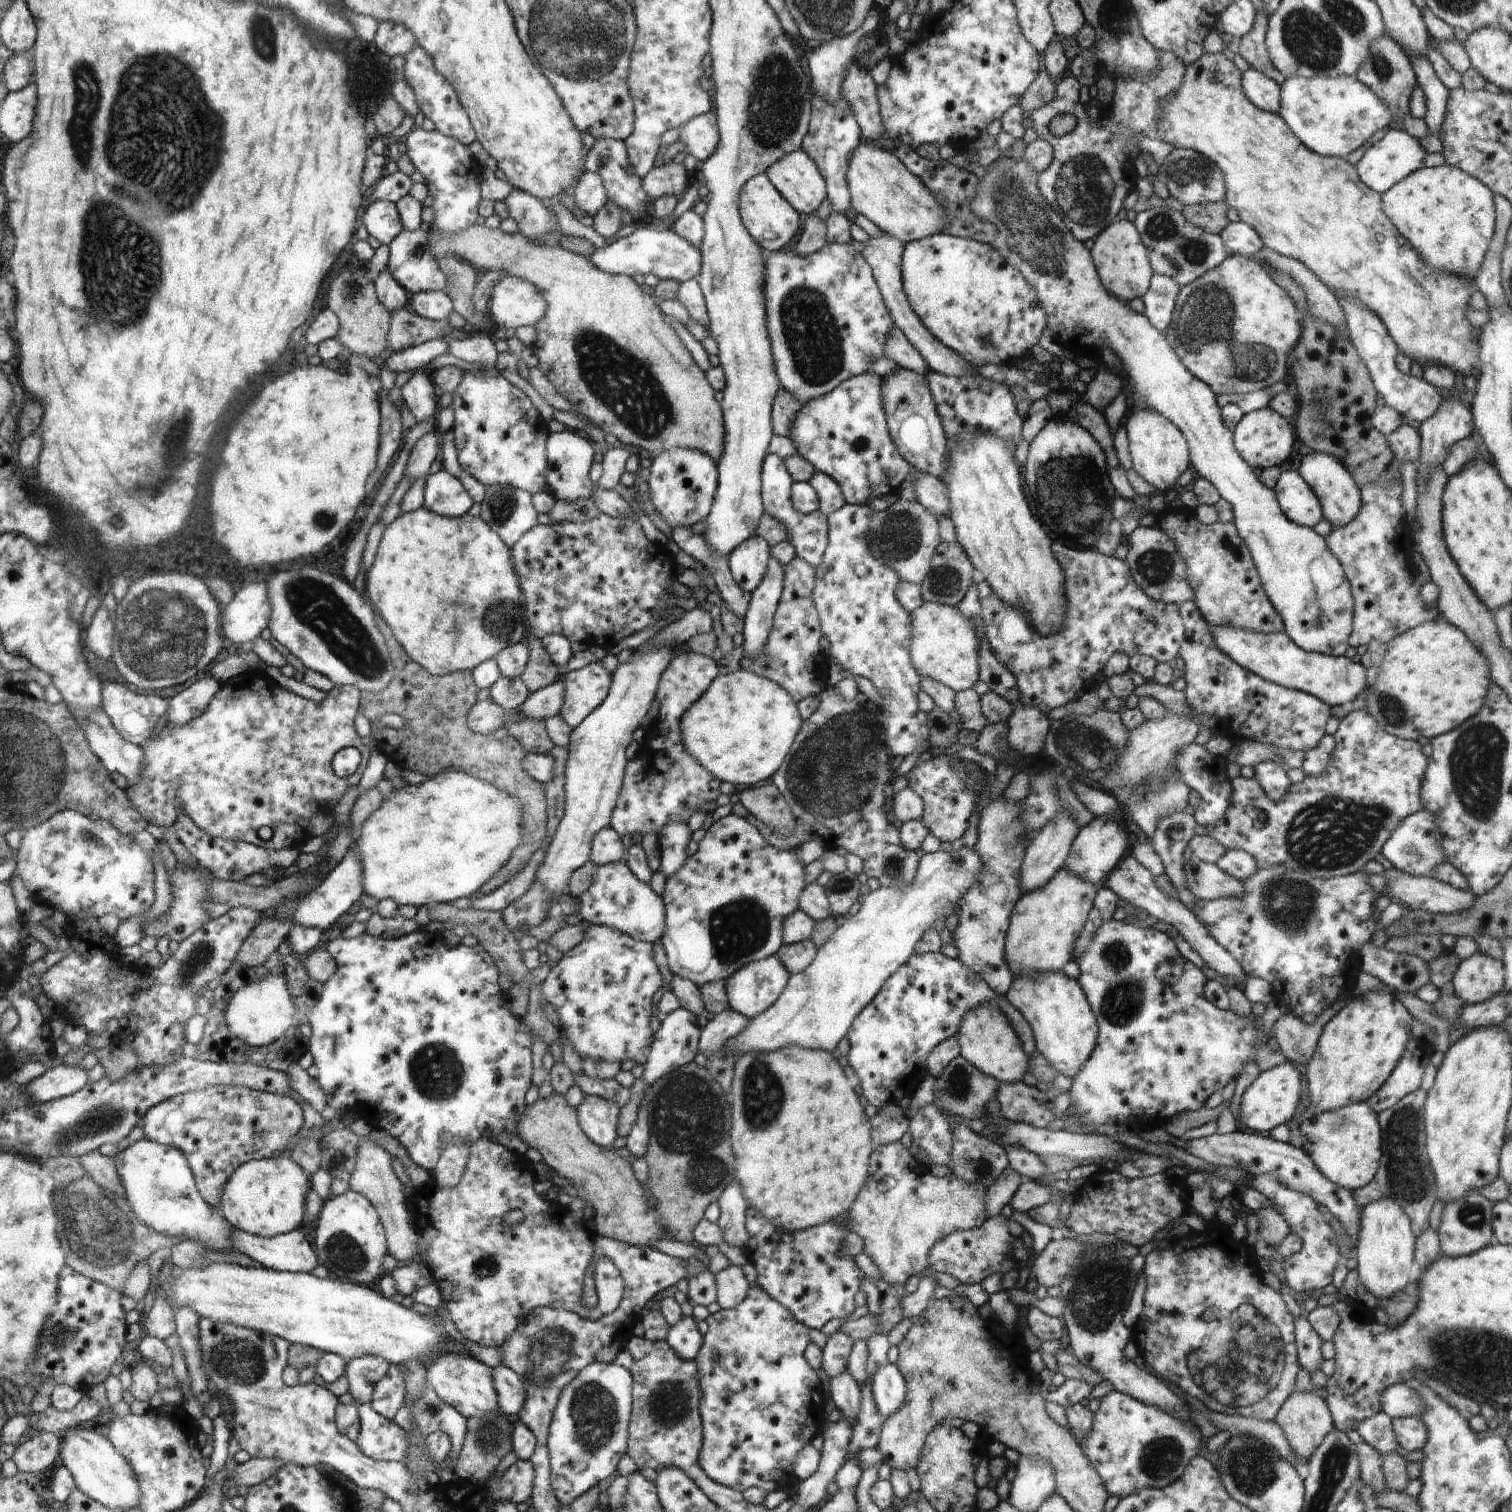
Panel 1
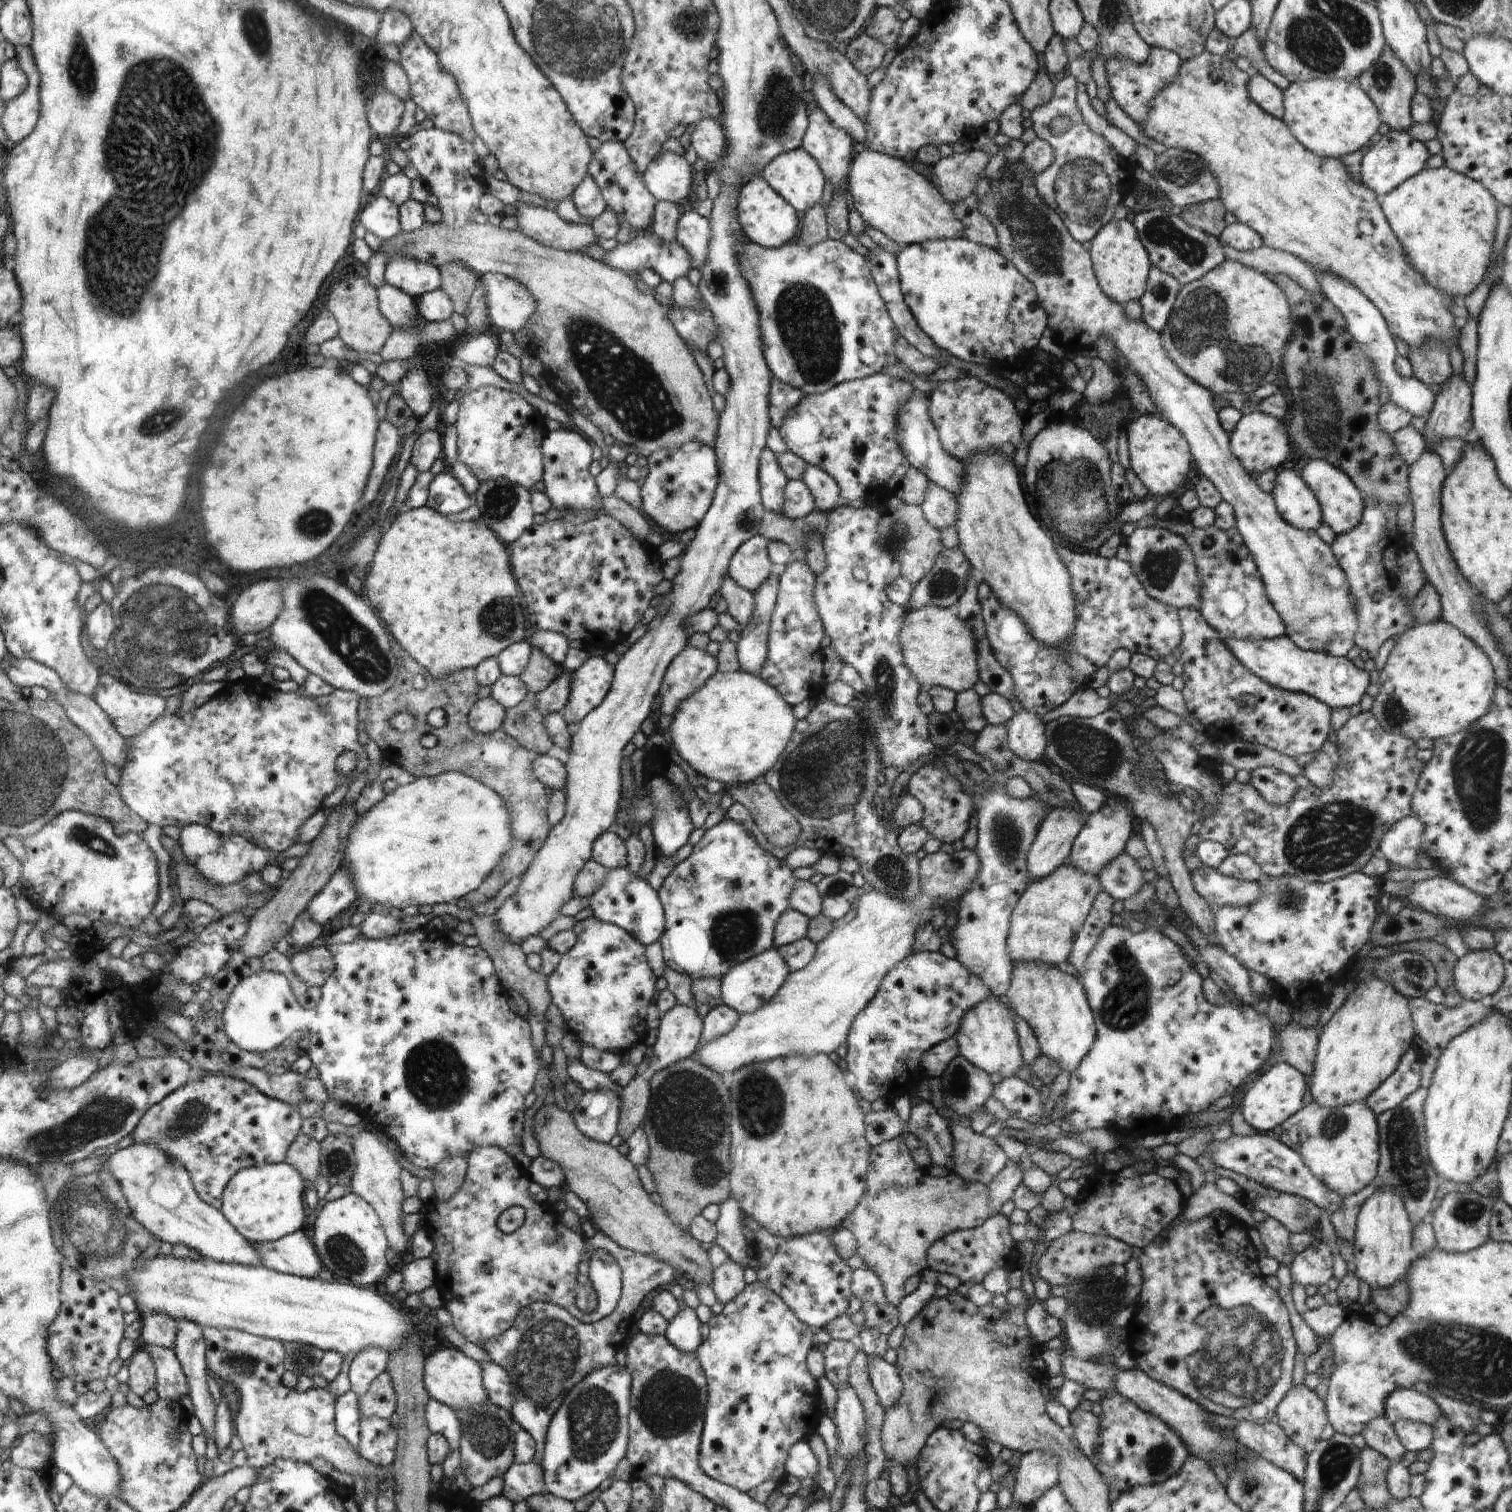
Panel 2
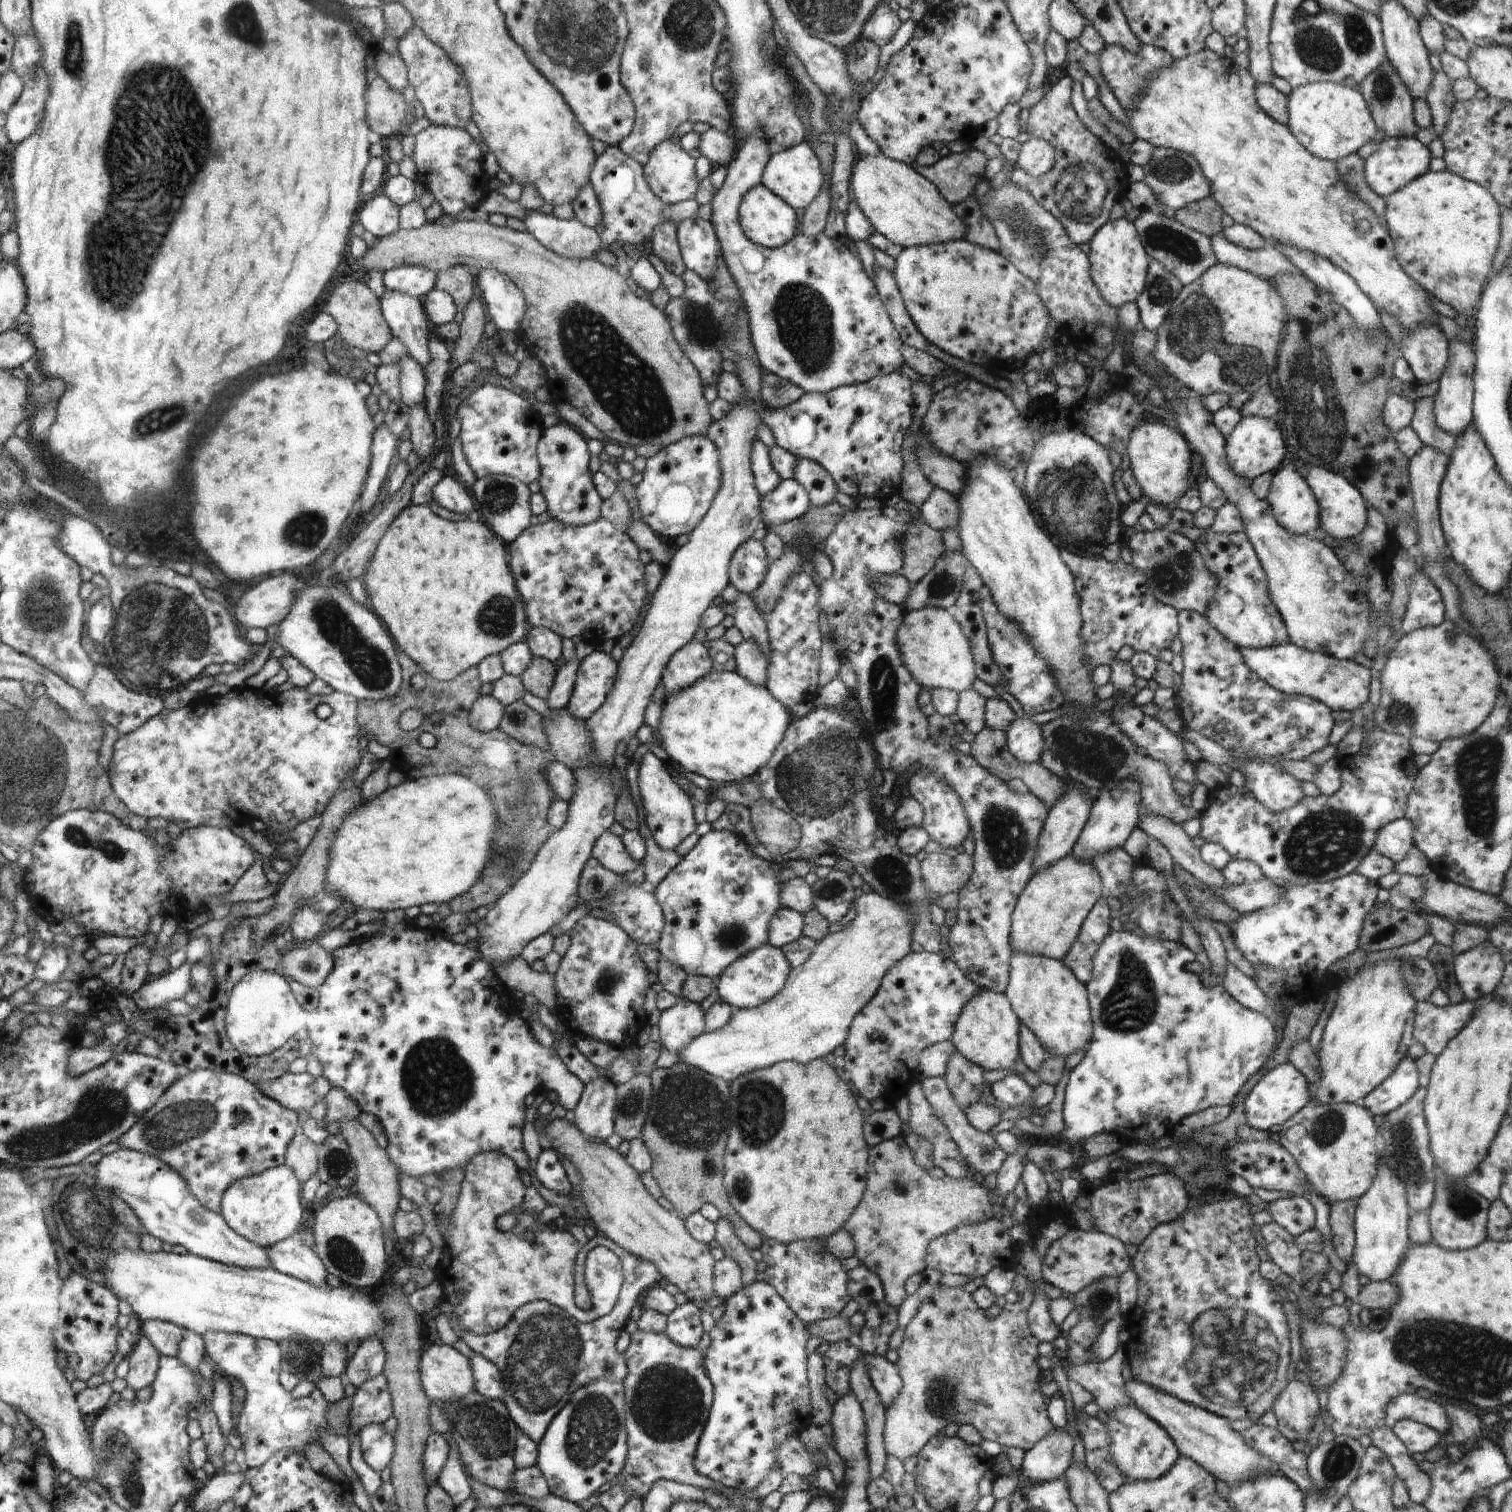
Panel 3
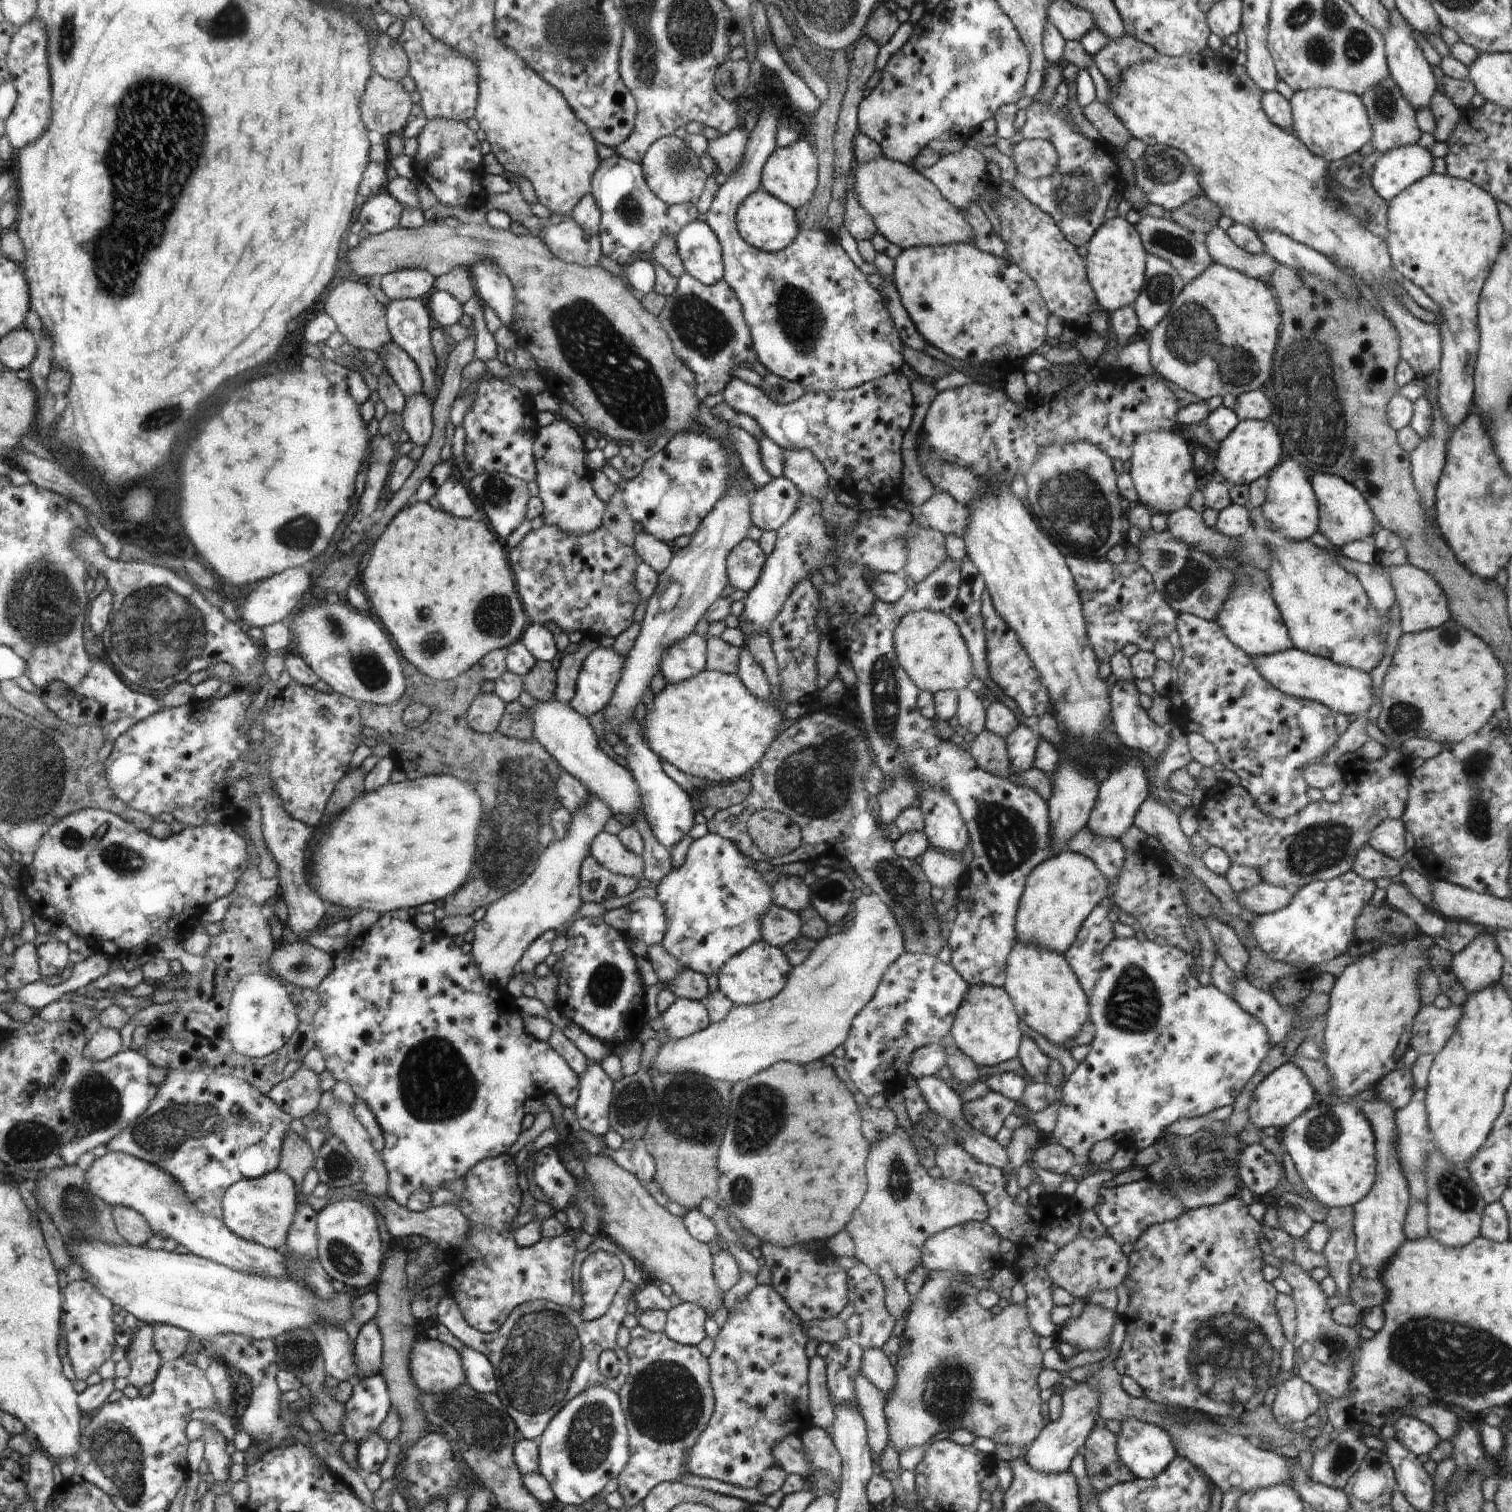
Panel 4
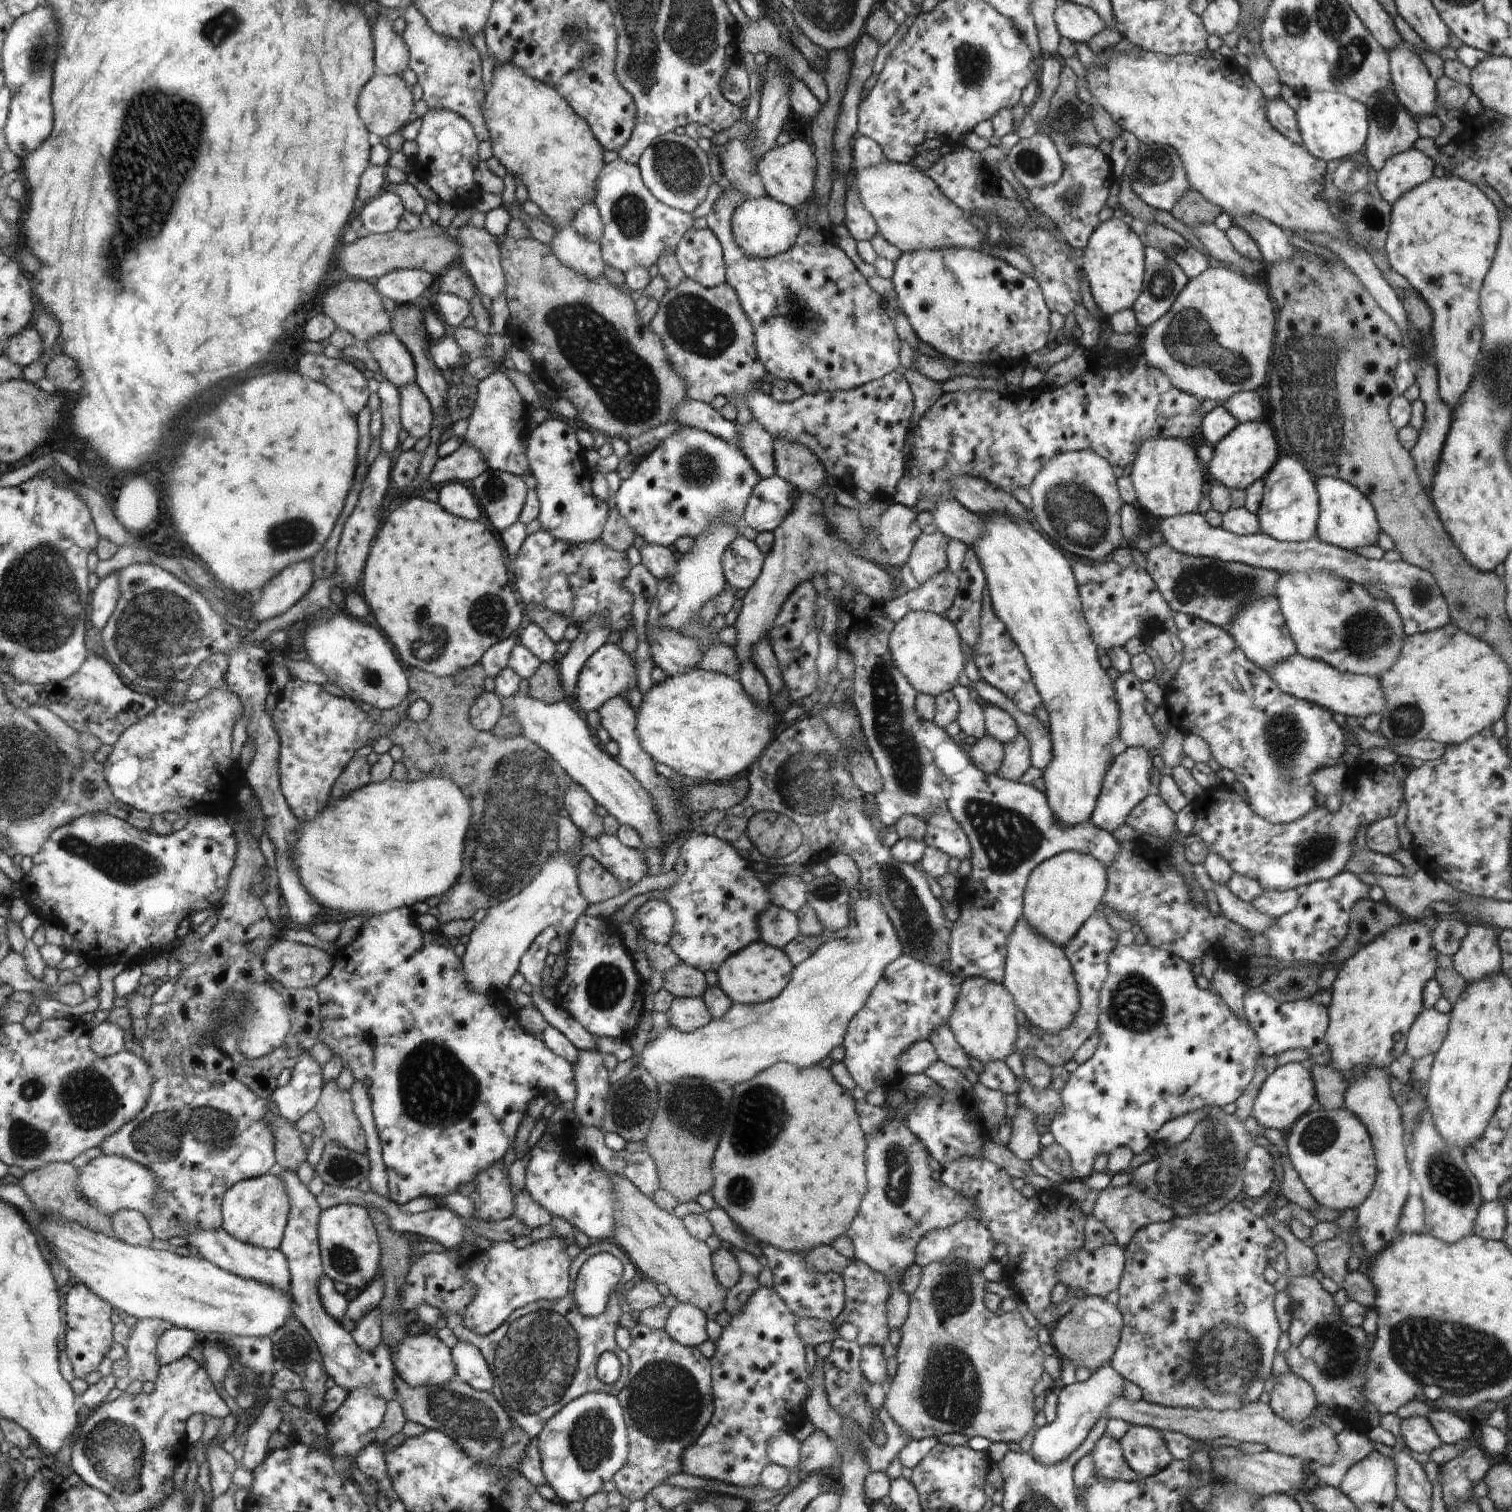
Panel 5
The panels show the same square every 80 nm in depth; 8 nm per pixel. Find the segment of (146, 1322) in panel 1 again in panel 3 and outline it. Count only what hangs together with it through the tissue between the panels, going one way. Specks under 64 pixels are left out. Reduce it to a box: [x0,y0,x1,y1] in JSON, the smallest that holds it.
[142,1321,183,1357]

